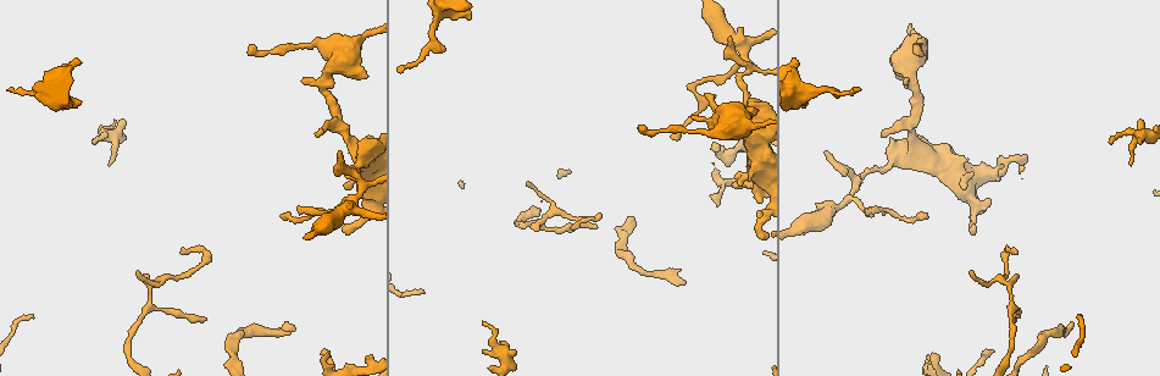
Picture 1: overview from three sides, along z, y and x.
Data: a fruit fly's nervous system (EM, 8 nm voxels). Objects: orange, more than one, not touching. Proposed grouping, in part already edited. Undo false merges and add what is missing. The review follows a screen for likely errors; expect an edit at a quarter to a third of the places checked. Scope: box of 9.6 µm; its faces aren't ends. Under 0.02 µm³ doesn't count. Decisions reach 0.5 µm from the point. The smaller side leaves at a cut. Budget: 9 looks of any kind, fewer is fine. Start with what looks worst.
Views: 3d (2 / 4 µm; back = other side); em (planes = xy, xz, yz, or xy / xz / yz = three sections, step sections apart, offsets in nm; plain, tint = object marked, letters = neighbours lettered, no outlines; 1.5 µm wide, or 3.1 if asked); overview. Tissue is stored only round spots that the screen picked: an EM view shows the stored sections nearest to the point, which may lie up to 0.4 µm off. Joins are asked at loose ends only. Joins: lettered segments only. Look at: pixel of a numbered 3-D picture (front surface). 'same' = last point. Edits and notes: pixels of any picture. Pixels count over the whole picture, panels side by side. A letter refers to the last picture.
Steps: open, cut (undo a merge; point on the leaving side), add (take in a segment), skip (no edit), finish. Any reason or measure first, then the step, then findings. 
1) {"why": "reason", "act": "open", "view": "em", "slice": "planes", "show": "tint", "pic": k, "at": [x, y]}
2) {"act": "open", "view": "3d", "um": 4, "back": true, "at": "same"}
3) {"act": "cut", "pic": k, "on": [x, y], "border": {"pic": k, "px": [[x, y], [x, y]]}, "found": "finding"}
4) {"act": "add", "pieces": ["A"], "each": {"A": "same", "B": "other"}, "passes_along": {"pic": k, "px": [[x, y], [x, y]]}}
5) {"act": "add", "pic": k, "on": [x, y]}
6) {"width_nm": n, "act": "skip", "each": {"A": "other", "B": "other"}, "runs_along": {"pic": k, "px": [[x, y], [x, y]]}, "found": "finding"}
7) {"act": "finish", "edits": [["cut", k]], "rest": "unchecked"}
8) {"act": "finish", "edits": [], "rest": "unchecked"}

{"why": "free end", "act": "open", "view": "3d", "um": 4, "pic": 1, "at": [969, 272]}

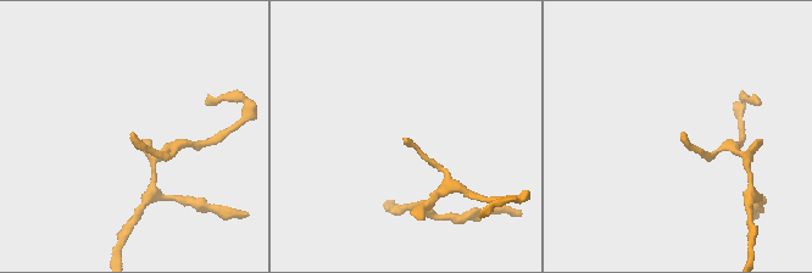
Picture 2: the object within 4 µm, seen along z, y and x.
{"act": "open", "view": "em", "slice": "planes", "show": "tint", "pic": 2, "at": [403, 139]}

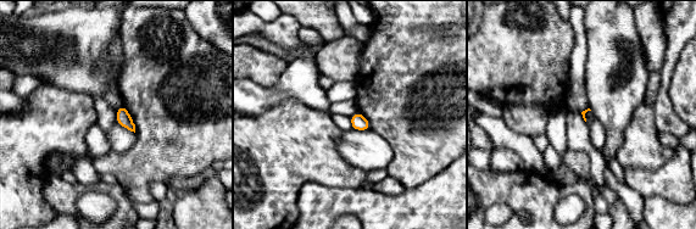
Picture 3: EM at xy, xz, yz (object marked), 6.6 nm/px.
{"why": "see the neighbours", "act": "open", "view": "em", "slice": "planes", "show": "letters", "at": "same"}

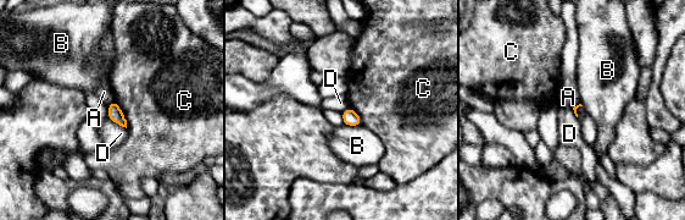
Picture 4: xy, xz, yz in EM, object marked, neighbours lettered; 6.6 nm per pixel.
{"act": "skip", "each": {"A": "other", "B": "other", "C": "other", "D": "other"}, "border": {"pic": 4, "px": [[107, 116], [126, 128]]}, "found": "no lettered segment goes on from it"}

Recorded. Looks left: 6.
{"why": "an open end", "act": "open", "view": "em", "slice": "planes", "show": "letters", "pic": 1, "at": [470, 8]}

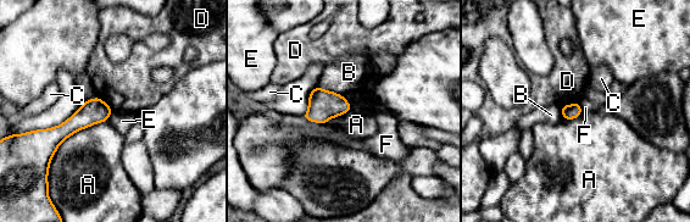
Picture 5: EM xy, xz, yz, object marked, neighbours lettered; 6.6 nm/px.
{"longest_contact_nm": ["A", 500], "act": "skip", "each": {"A": "other", "B": "other", "C": "other", "D": "other", "E": "other", "F": "other"}, "runs_along": {"pic": 5, "px": [[107, 109], [57, 134], [42, 134]]}, "found": "no lettered segment goes on from it"}

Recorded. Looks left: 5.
{"why": "tapers out", "act": "open", "view": "3d", "um": 4, "pic": 1, "at": [315, 135]}

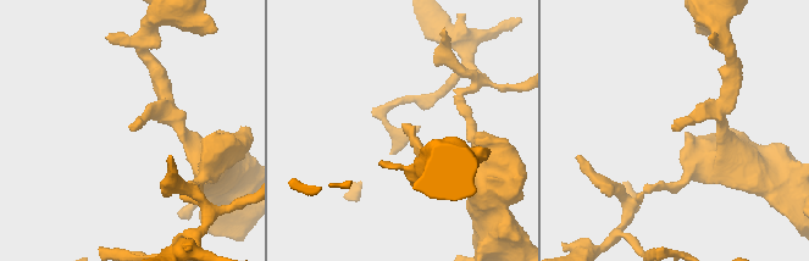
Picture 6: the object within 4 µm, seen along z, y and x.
{"why": "now the EM", "act": "open", "view": "em", "um": 3.1, "slice": "planes", "show": "letters", "pic": 6, "at": [405, 123]}

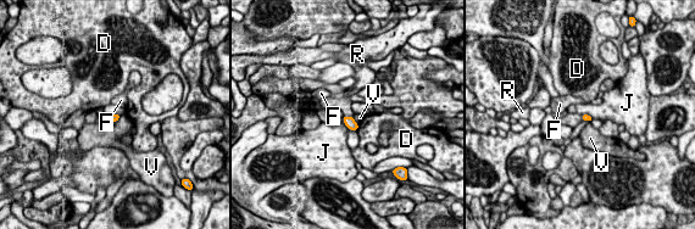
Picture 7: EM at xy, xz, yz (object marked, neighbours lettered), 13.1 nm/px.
{"act": "add", "pieces": ["R"], "each": {"D": "other", "F": "other", "J": "other", "R": "same", "V": "other"}, "found": "it goes on there"}

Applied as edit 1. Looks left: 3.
{"why": "see it whole again", "act": "open", "view": "overview"}

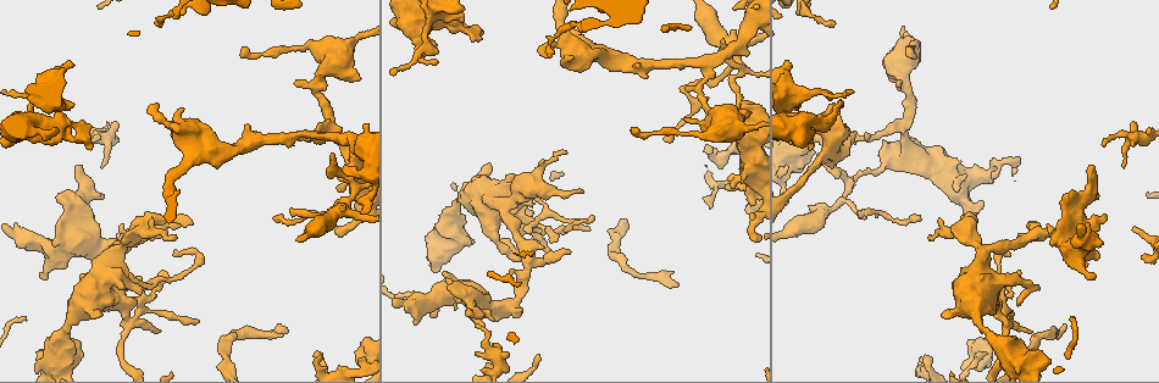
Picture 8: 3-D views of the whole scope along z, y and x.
{"why": "free end", "act": "open", "view": "3d", "um": 2, "pic": 8, "at": [91, 147]}

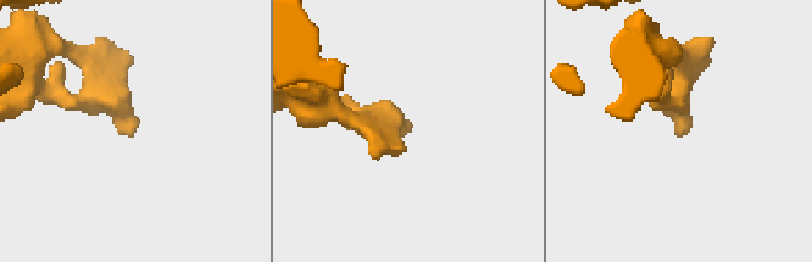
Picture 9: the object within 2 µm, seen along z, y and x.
{"act": "open", "view": "em", "slice": "planes", "show": "letters", "pic": 9, "at": [131, 136]}

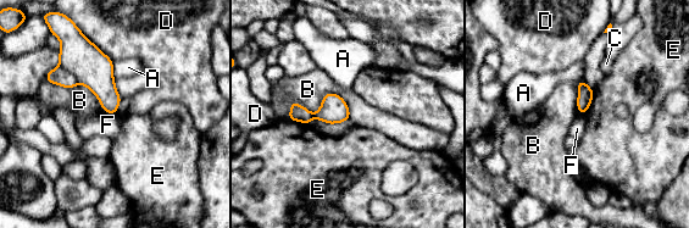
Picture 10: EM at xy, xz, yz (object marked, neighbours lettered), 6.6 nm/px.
{"act": "skip", "each": {"A": "other", "B": "other", "C": "other", "D": "other", "E": "other", "F": "other"}, "border": {"pic": 10, "px": [[104, 111], [116, 115]]}, "found": "none of them fits"}

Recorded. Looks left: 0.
{"act": "finish", "edits": [["add", 7]], "rest": "unchecked"}

